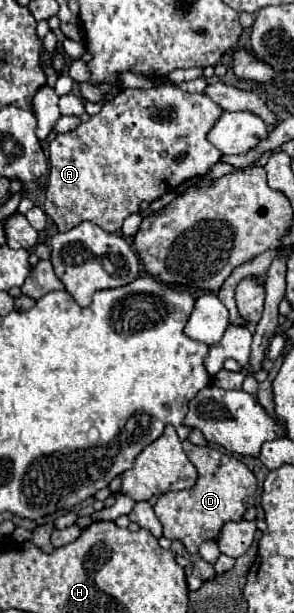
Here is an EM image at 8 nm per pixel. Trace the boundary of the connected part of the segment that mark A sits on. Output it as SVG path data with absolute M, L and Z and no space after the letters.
M159 86L151 90L125 88L101 112L81 122L73 132L57 134L49 144L49 182L45 190L45 214L57 224L59 232L67 232L81 222L93 222L107 232L119 232L125 218L139 212L141 202L159 200L189 178L207 174L223 154L207 140L207 134L221 118L223 108L207 94L189 94L177 86Z

